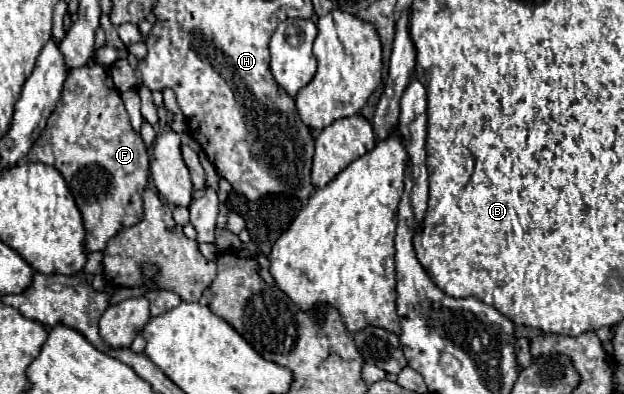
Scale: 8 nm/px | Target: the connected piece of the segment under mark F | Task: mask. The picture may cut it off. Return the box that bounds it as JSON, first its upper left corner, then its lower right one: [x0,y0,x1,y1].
[26,63,148,253]

